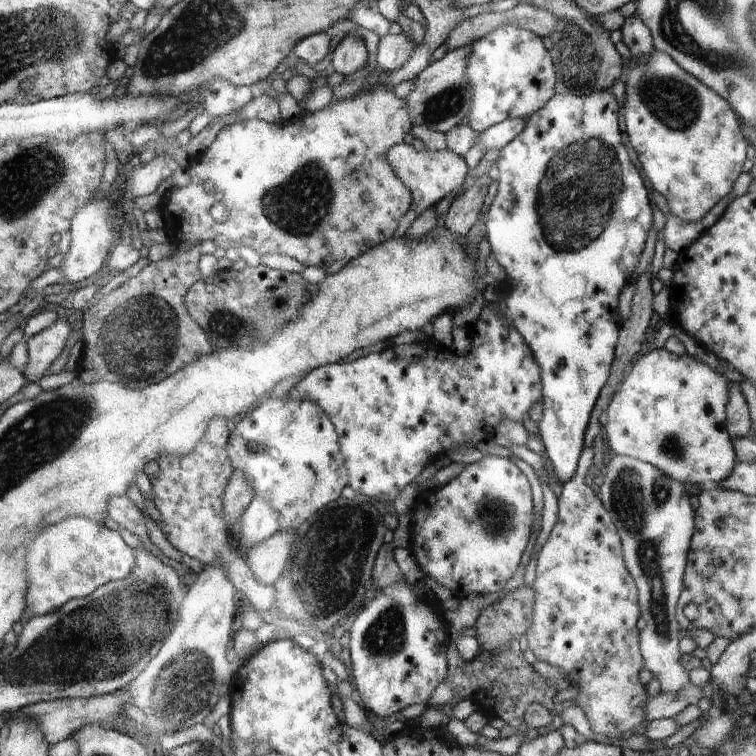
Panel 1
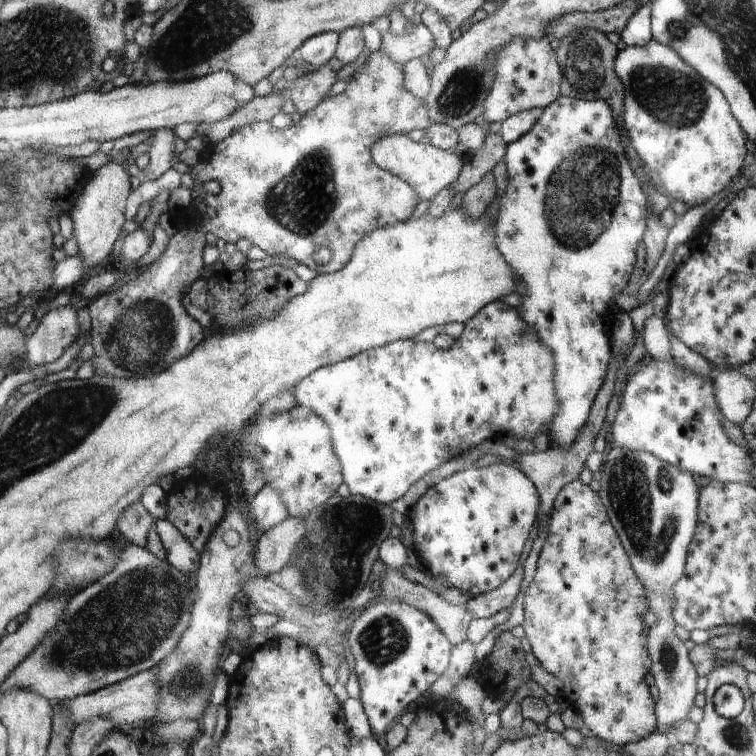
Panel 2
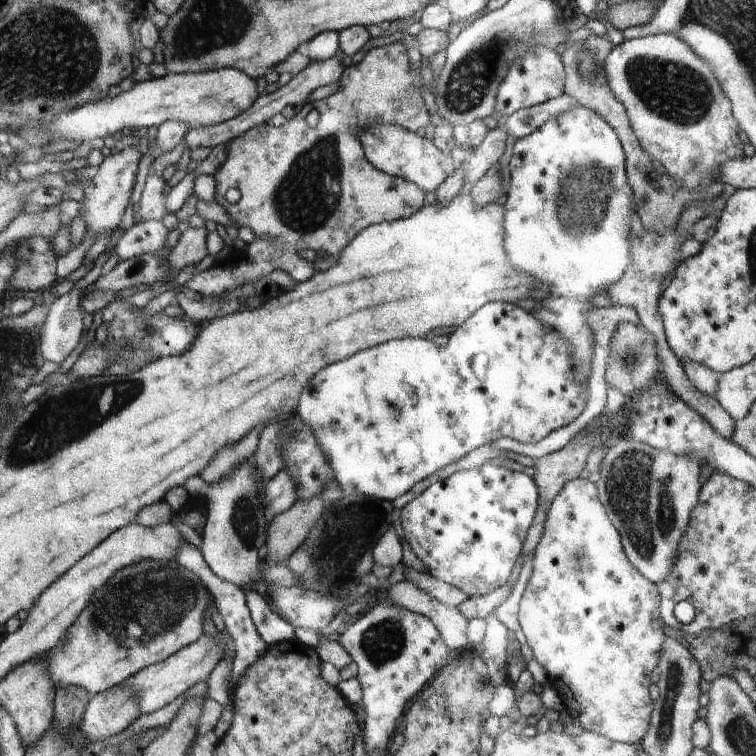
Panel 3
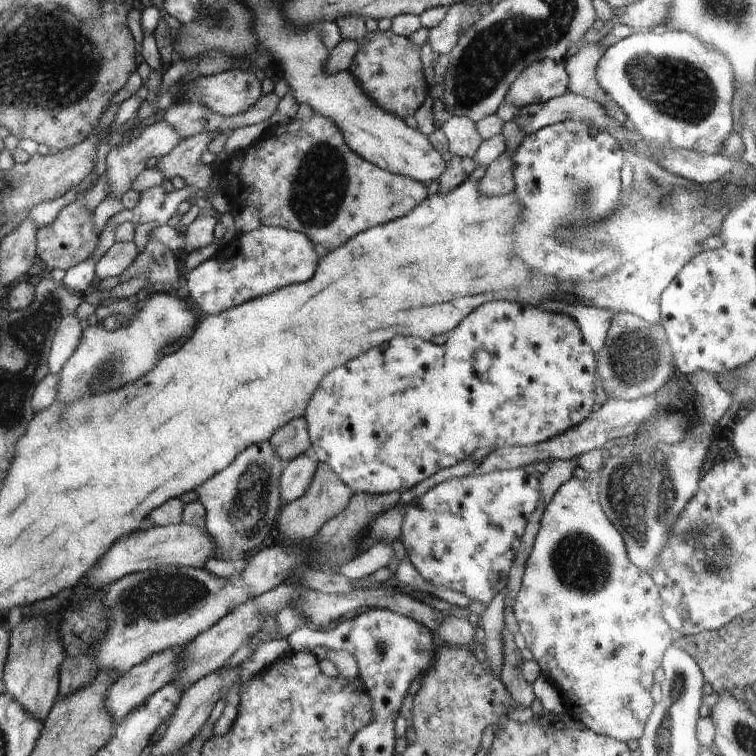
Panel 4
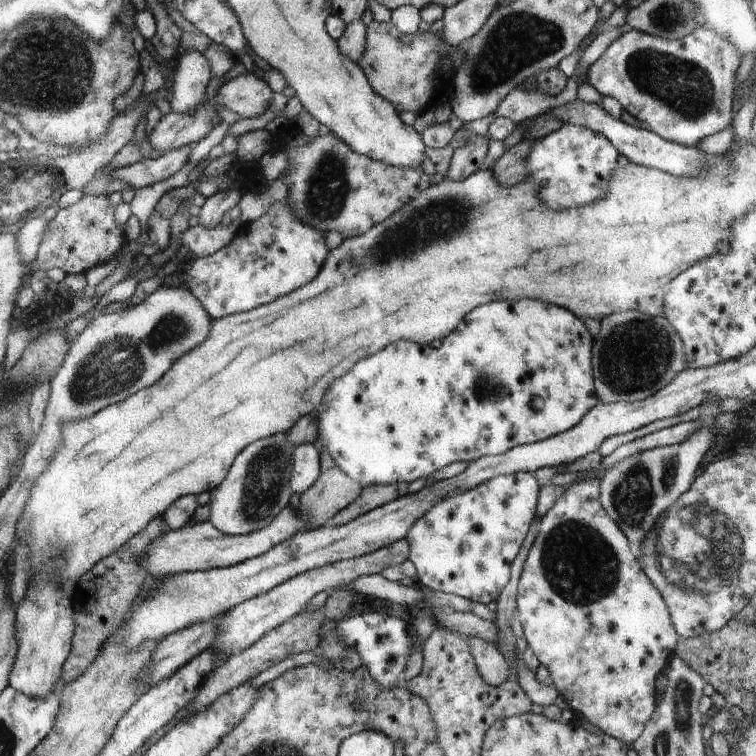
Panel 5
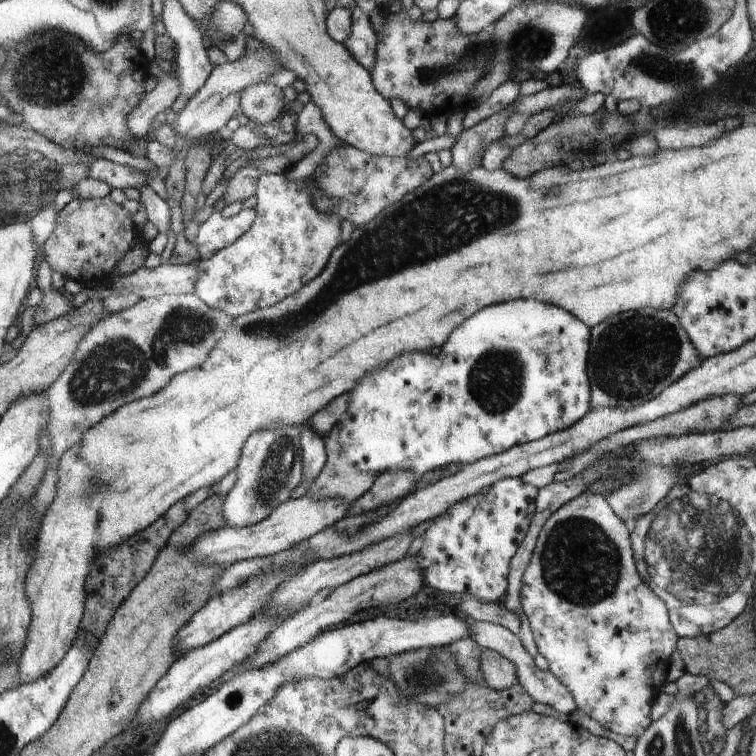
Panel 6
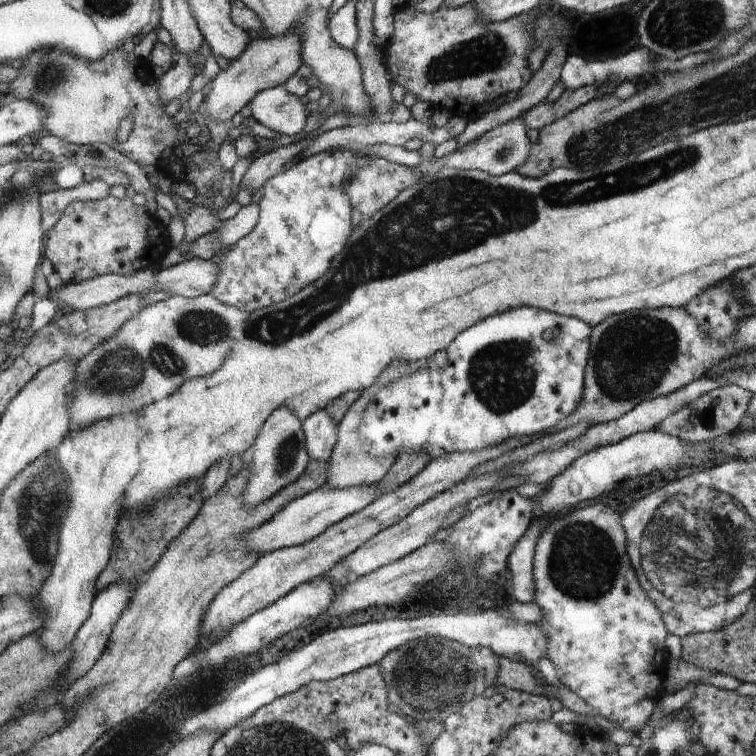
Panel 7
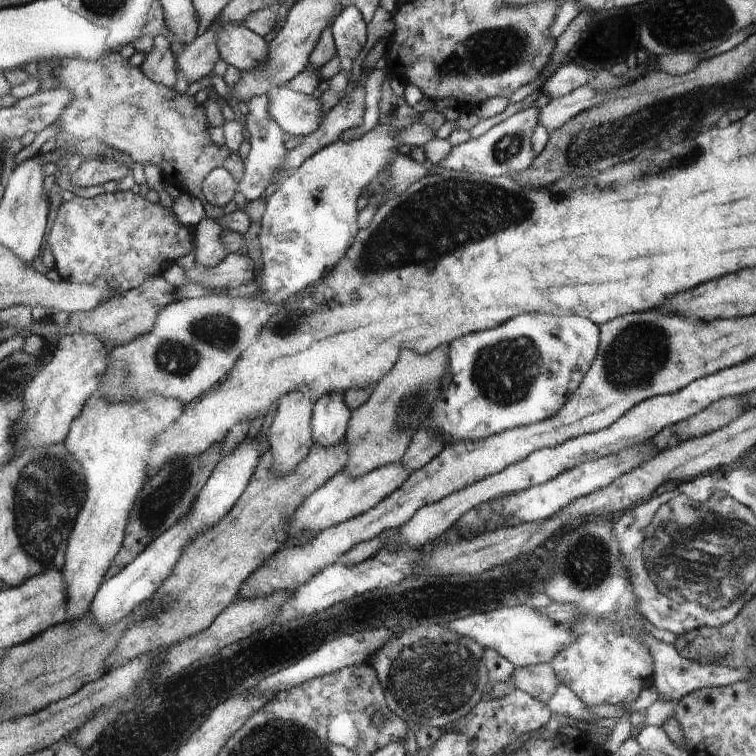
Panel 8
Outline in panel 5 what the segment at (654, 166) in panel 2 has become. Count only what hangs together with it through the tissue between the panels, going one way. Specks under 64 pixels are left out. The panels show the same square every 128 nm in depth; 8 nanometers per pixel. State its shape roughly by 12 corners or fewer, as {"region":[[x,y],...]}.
{"region":[[626,29],[587,82],[697,147],[732,118],[740,52],[714,30]]}

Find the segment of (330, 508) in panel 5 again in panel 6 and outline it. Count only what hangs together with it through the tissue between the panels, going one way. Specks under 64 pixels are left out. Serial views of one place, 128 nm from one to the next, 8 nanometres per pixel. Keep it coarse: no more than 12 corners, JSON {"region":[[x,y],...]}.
{"region":[[340,423],[324,440],[325,466],[307,495],[352,504],[376,475],[358,471],[340,450]]}

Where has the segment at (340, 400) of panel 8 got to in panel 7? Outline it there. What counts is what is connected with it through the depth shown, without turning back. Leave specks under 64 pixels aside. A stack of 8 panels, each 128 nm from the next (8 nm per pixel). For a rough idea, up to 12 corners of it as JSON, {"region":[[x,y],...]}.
{"region":[[324,409],[303,419],[311,460],[328,461],[337,424]]}

